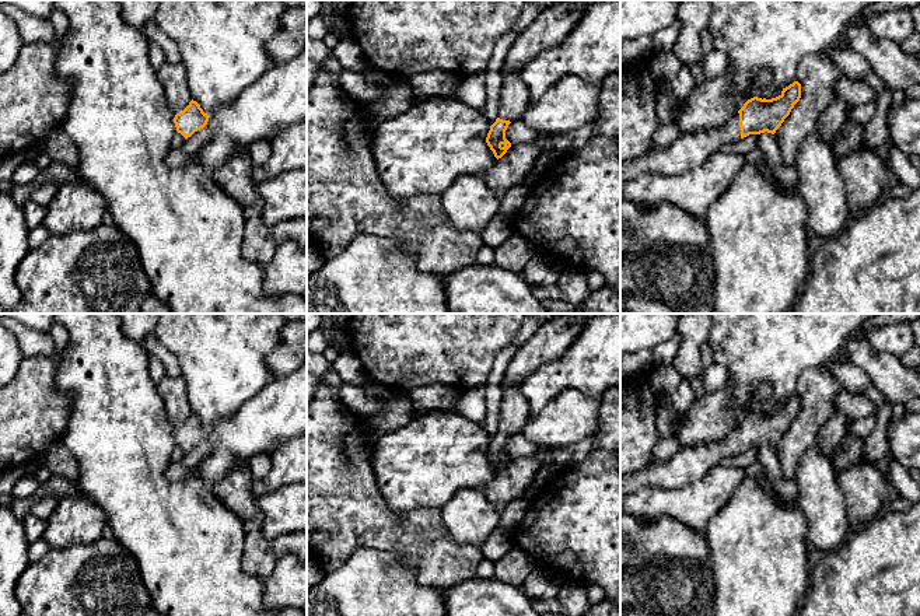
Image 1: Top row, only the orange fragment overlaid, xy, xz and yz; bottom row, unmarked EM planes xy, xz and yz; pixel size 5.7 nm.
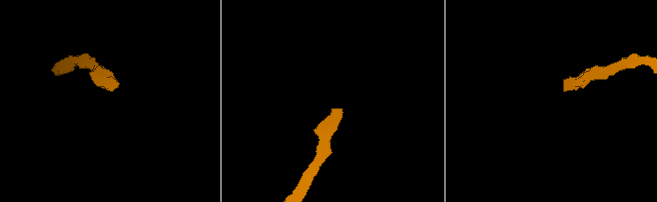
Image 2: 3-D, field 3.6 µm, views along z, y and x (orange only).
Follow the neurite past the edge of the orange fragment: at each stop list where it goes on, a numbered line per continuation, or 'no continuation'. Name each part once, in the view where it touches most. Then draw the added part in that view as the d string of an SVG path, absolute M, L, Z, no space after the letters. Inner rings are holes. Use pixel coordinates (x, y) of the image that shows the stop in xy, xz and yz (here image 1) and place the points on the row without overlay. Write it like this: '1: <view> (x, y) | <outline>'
1: yz (689, 465) | M739 427L716 441L686 448L668 461L657 461L646 470L620 476L620 494L632 494L644 486L676 489L699 480L711 466L728 455L741 452Z

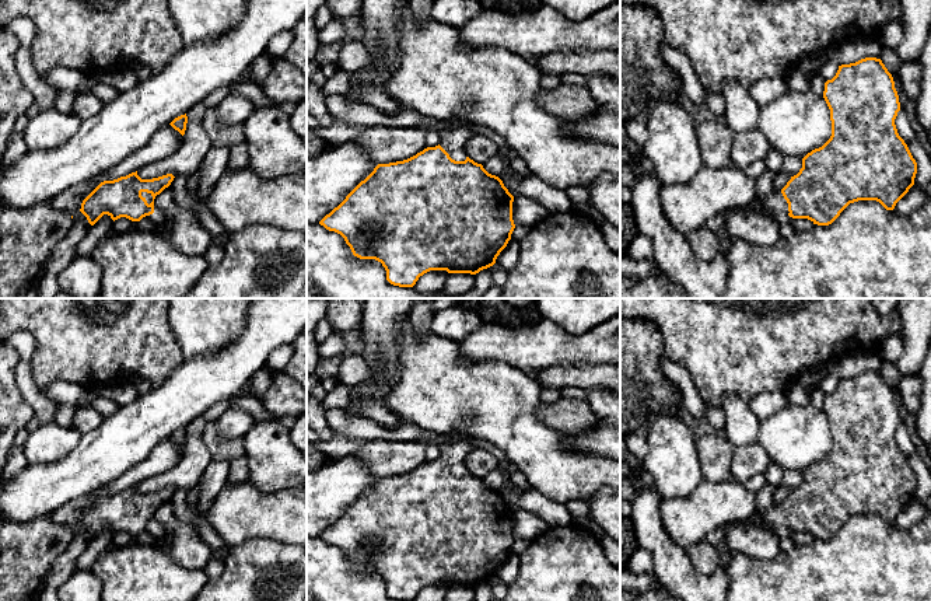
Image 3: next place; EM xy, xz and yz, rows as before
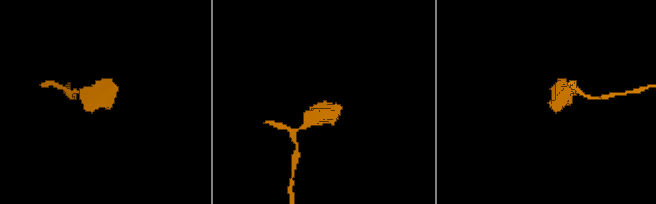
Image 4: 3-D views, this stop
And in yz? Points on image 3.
1: yz (774, 517) | M781 504L771 506L760 514L755 511L745 523L752 523L763 528L788 528L788 517Z

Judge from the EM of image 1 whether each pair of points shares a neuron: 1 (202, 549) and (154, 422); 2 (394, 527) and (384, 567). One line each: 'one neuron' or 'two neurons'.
1: one neuron
2: two neurons

